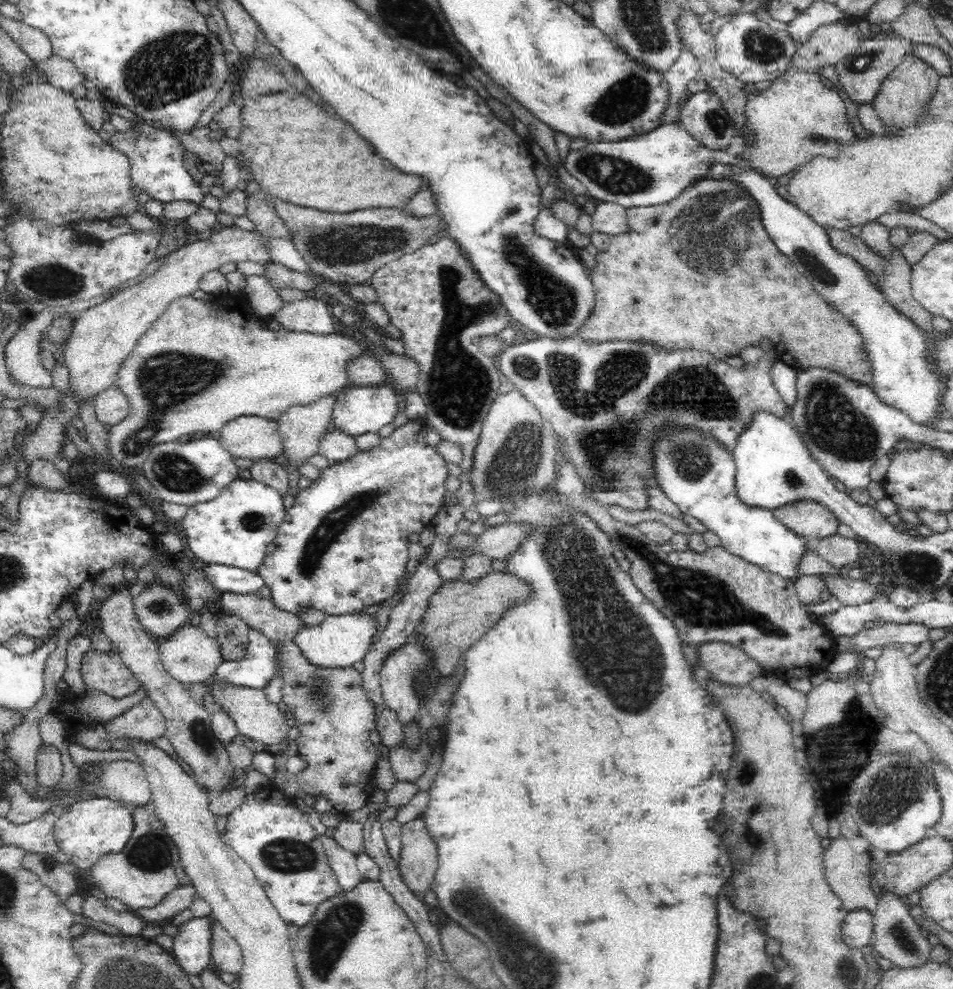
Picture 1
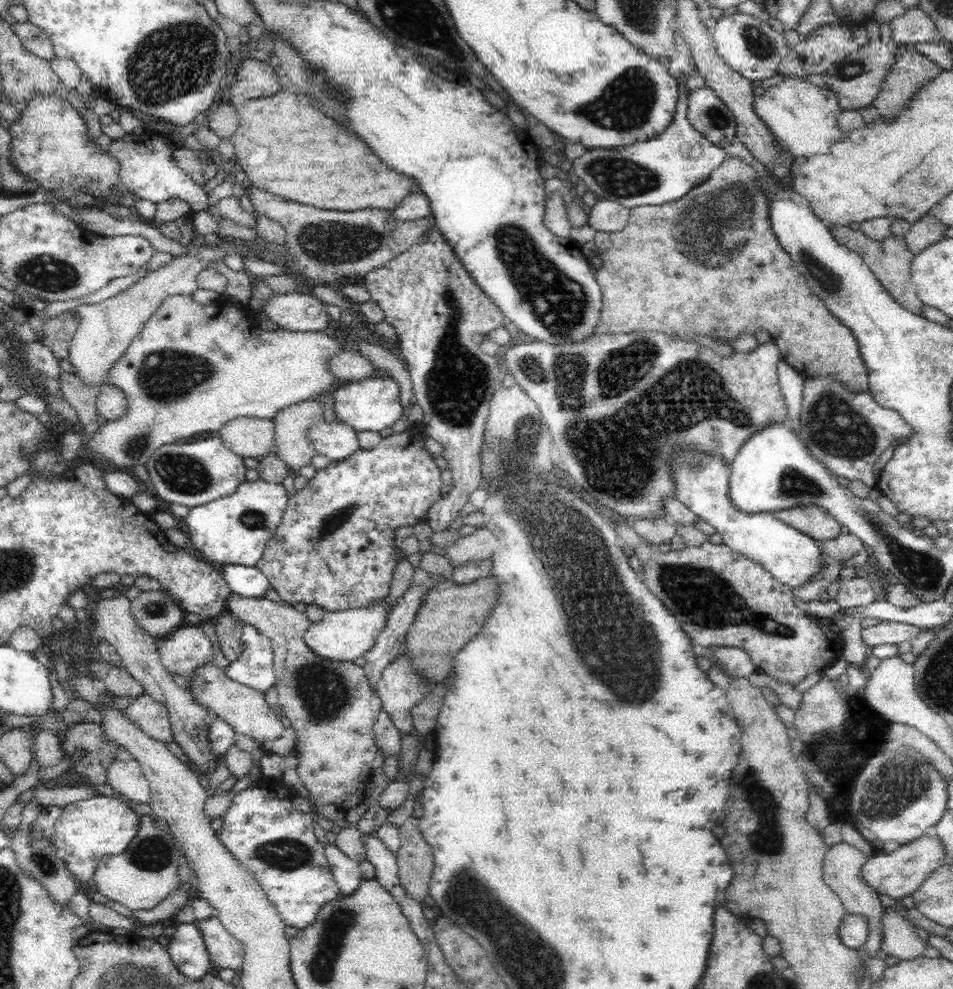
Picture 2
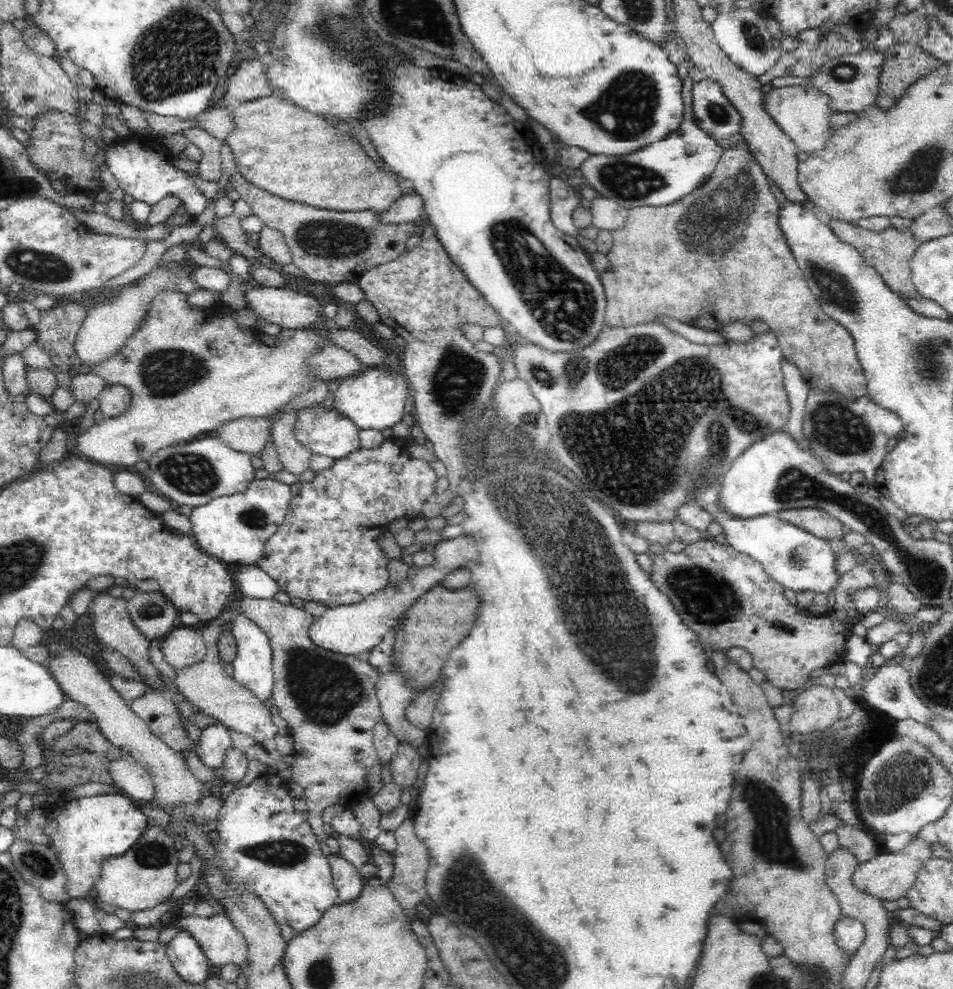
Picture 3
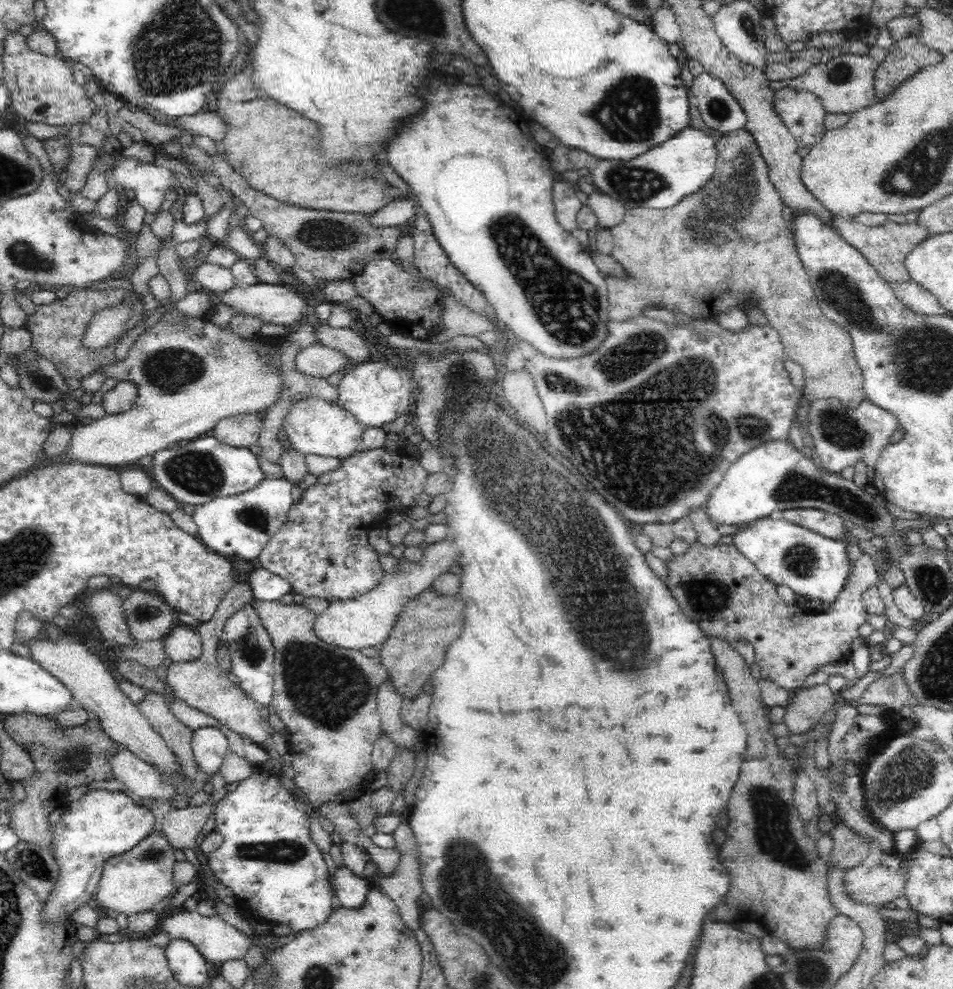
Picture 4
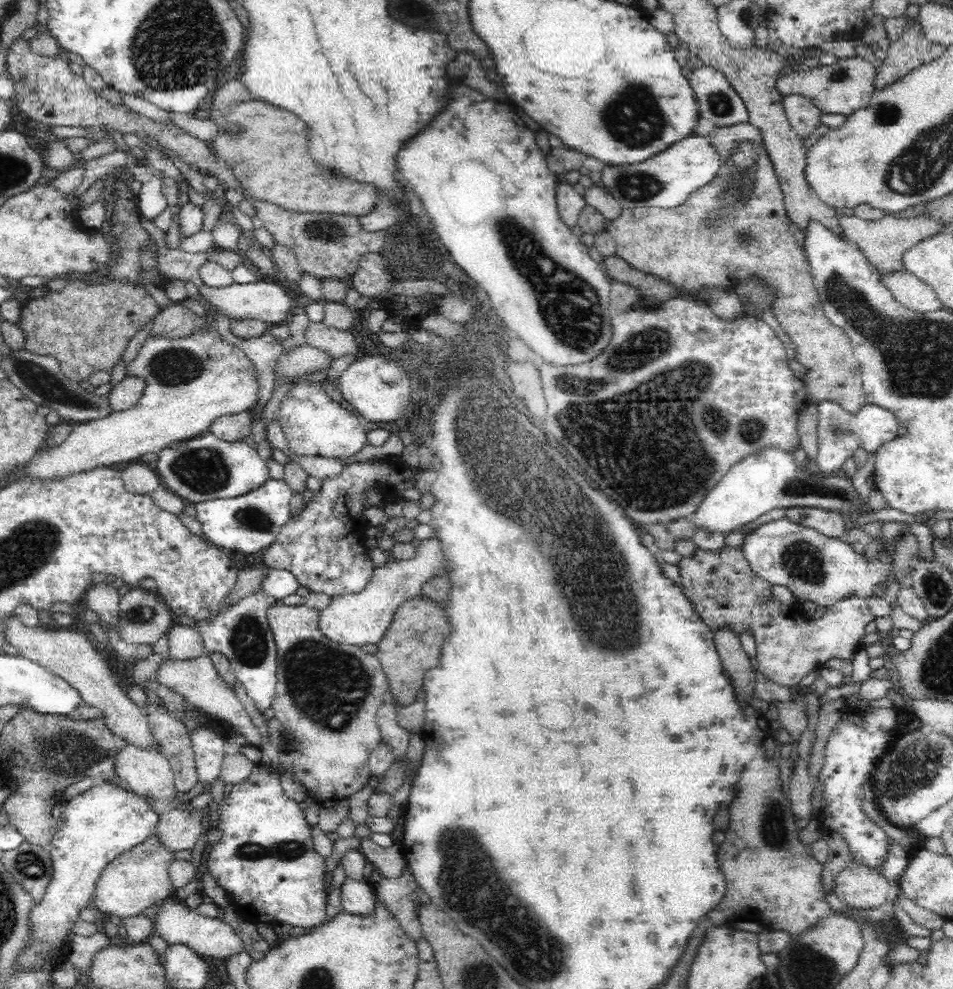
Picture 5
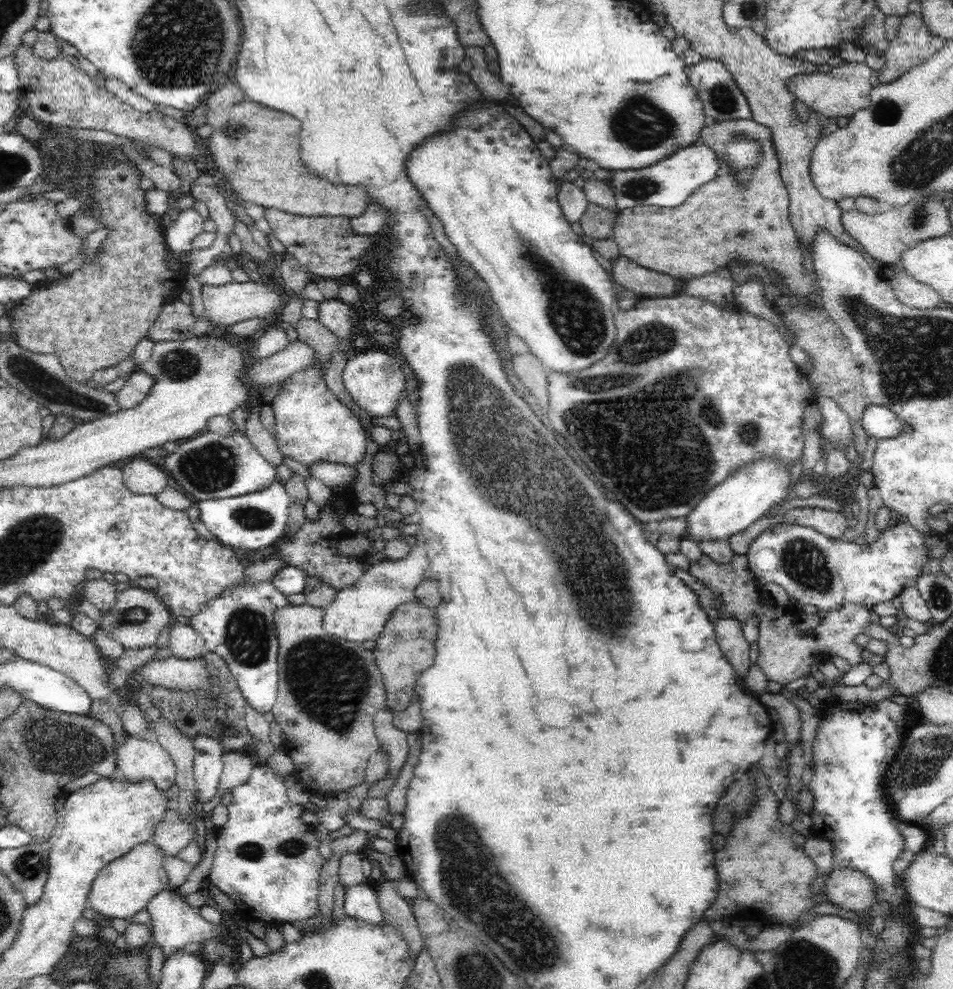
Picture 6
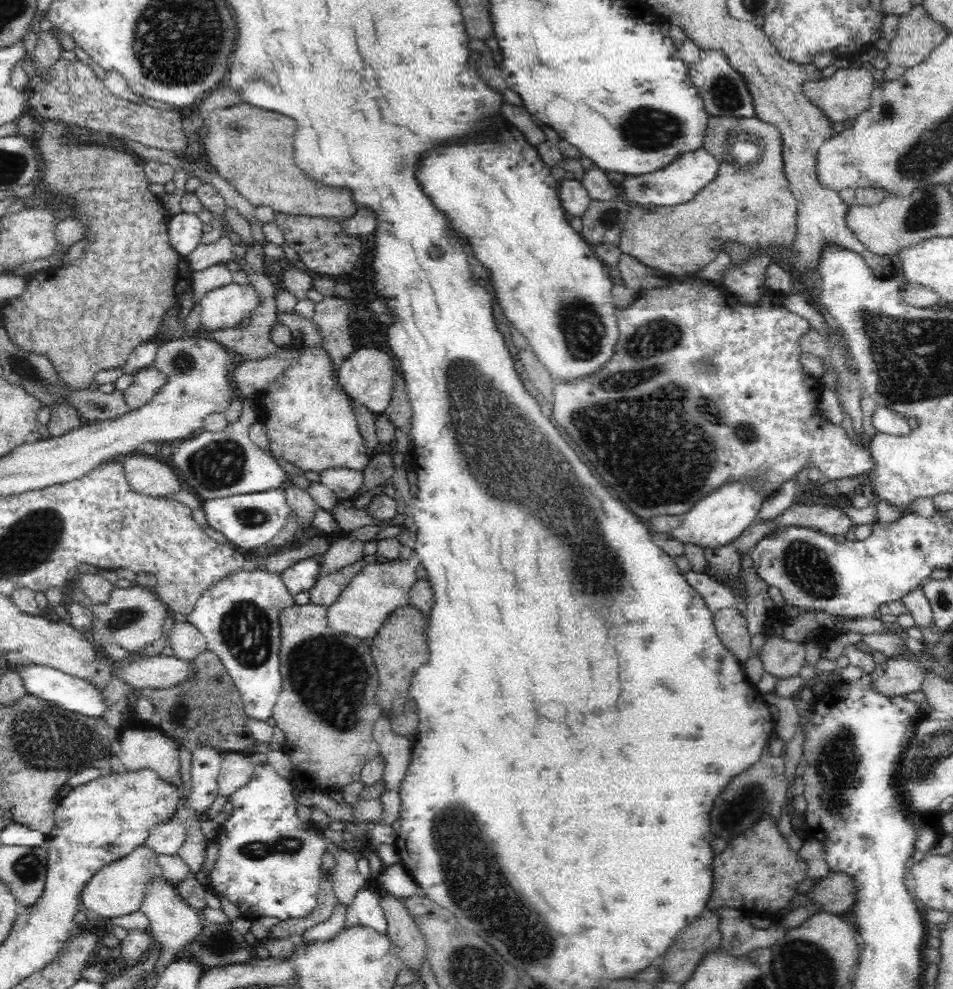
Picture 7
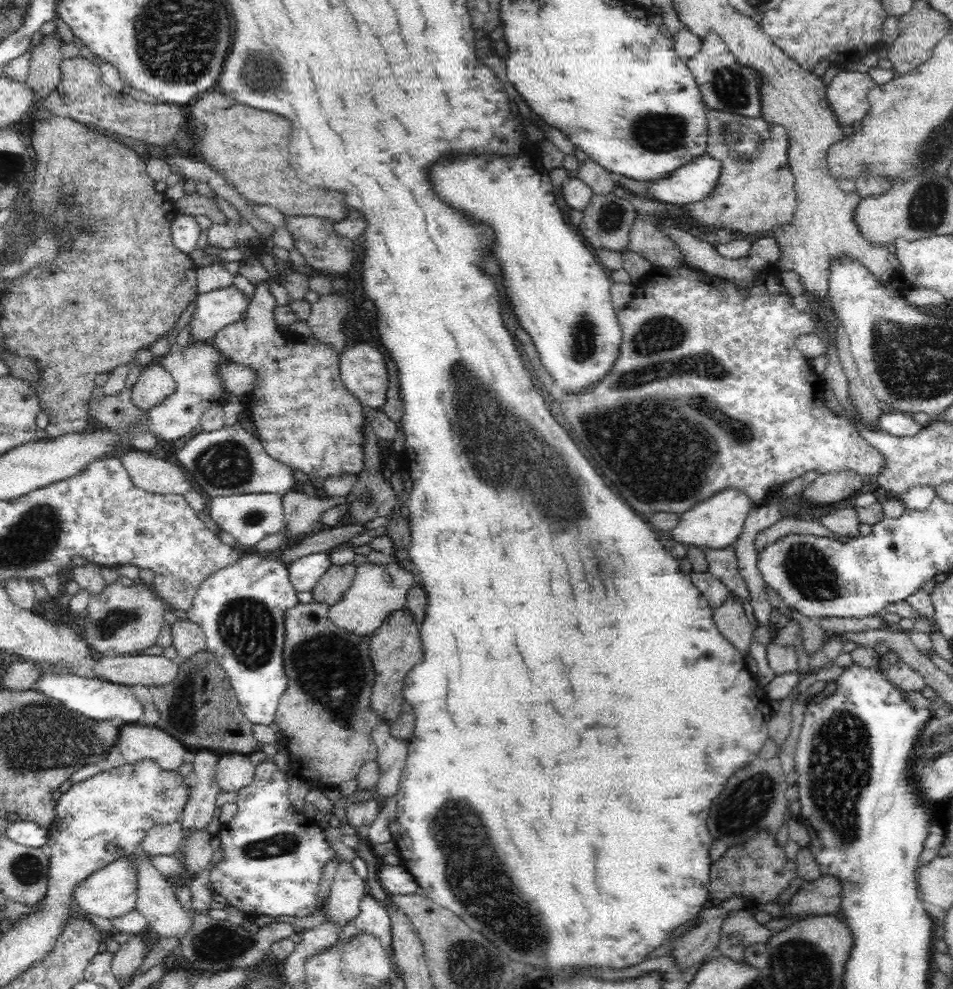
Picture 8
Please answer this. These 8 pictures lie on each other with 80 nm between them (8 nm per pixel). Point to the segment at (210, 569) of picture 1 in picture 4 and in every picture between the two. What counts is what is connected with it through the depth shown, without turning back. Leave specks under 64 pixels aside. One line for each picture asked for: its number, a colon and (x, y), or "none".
2: (248, 582)
3: (252, 582)
4: (265, 586)

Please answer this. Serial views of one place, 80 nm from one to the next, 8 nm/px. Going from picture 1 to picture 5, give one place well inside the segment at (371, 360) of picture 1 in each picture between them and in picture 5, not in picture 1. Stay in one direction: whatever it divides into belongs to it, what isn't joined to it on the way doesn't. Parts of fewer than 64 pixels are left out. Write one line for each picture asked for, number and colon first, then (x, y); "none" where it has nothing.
2: (348, 365)
3: (330, 362)
4: (317, 360)
5: (306, 359)

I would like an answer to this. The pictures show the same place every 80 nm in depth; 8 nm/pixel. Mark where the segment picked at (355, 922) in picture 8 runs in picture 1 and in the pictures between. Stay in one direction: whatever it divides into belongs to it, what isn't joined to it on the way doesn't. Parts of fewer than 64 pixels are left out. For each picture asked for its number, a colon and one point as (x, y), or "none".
1: (343, 864)
2: (347, 875)
3: (346, 877)
4: (350, 890)
5: (356, 896)
6: (360, 900)
7: (365, 910)

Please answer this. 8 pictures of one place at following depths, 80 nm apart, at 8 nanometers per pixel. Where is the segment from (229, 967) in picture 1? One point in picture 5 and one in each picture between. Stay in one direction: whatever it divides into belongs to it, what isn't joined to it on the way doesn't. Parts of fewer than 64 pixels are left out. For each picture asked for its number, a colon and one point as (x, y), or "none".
2: (225, 951)
3: (222, 944)
4: (218, 941)
5: (175, 922)

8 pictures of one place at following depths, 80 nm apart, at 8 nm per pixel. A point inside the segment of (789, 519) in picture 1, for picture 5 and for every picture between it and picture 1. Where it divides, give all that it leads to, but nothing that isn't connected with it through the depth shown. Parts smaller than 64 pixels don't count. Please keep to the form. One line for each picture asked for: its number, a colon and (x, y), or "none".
2: (815, 521)
3: (818, 522)
4: (831, 526)
5: (829, 523)

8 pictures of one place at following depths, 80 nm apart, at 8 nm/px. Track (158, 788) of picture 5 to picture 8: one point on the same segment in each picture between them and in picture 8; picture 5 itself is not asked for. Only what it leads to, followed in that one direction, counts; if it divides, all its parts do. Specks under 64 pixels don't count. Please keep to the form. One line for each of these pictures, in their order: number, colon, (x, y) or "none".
6: (137, 759)
7: (144, 748)
8: (136, 742)

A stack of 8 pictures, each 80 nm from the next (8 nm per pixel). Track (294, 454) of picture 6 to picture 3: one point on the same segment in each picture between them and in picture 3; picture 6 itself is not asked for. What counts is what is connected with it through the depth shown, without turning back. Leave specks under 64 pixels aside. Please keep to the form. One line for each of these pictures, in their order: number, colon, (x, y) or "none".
3: (329, 433)
4: (313, 426)
5: (314, 425)

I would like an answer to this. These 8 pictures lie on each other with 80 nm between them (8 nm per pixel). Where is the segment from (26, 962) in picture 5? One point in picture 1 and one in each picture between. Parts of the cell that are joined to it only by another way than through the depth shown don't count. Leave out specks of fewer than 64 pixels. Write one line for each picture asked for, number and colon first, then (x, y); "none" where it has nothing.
1: (88, 829)
2: (87, 830)
3: (90, 829)
4: (100, 824)

